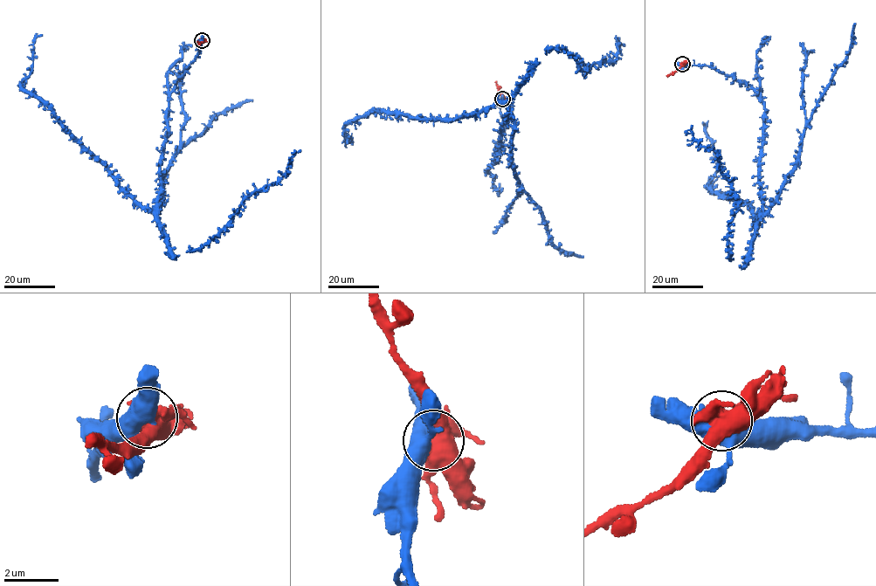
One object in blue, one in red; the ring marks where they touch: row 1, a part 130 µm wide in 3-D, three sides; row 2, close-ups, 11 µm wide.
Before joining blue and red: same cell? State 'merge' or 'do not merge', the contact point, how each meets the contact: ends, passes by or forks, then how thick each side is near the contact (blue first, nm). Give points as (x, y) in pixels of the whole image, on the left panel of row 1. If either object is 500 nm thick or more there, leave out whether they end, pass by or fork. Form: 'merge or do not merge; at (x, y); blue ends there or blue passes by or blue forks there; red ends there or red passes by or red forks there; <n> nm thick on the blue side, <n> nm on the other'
do not merge; at (202, 40); 480 nm thick on the blue side, 550 nm on the other

